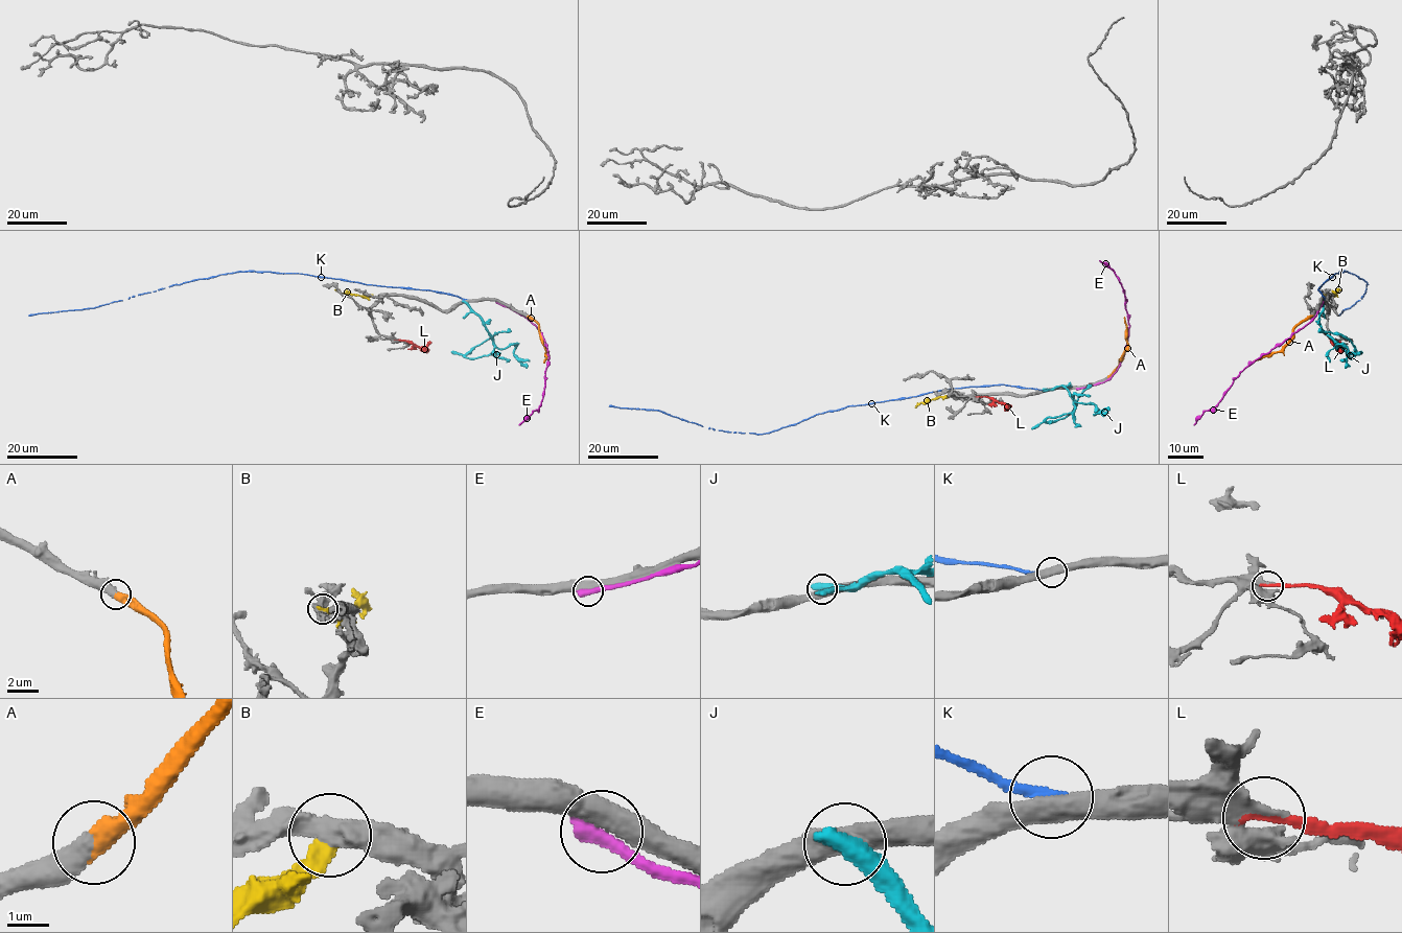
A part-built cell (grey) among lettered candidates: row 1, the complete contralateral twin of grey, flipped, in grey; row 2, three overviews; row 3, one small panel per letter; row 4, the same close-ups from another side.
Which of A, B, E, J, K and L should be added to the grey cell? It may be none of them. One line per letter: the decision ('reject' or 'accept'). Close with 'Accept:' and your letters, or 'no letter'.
A: accept
B: reject
E: reject
J: reject
K: reject
L: accept
Accept: A, L

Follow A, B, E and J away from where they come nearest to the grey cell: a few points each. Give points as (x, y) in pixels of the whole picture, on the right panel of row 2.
A: (1310, 316), (1293, 329), (1293, 336), (1280, 351), (1249, 363)
B: (1325, 295), (1334, 295), (1340, 289)
E: (1322, 302), (1309, 323), (1248, 365), (1217, 403), (1206, 410), (1193, 424)
J: (1323, 301), (1319, 324), (1347, 355), (1350, 357), (1355, 354), (1355, 347), (1349, 340), (1337, 333), (1318, 330)

